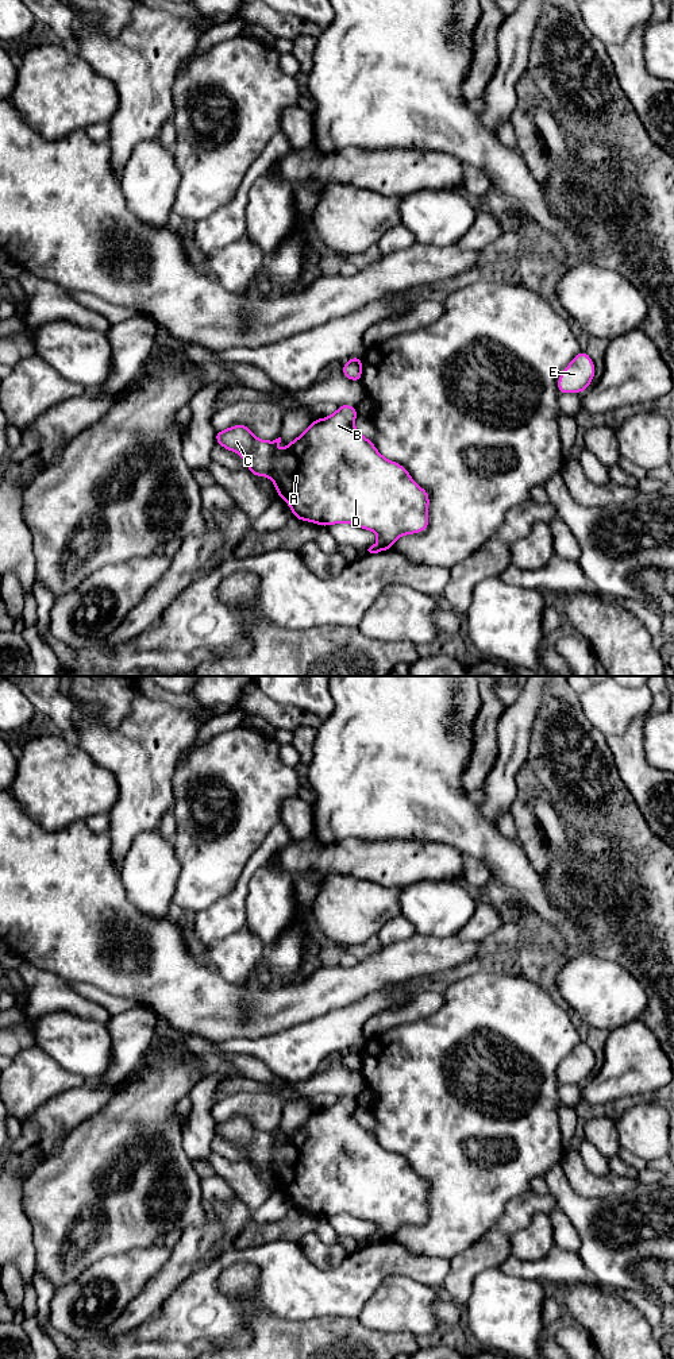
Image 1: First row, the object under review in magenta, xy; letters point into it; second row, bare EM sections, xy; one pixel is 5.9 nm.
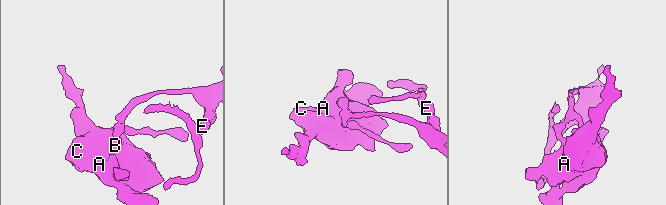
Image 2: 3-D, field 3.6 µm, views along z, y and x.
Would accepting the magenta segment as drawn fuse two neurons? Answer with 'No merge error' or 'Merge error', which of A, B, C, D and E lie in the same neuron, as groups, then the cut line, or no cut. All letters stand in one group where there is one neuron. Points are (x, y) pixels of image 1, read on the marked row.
Merge error. Groups: A B C D / E. Split along xy (349, 361), (361, 365)

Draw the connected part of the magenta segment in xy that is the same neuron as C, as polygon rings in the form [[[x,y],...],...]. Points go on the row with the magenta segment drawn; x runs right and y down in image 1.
[[[342,404],[330,417],[311,421],[307,431],[286,449],[277,453],[281,437],[266,441],[255,437],[247,425],[238,424],[215,433],[215,441],[223,448],[238,452],[255,476],[269,476],[282,498],[300,521],[328,526],[347,522],[361,529],[373,530],[378,541],[367,551],[390,551],[403,534],[424,532],[430,525],[430,493],[421,489],[408,470],[384,457],[355,428],[355,406]]]

